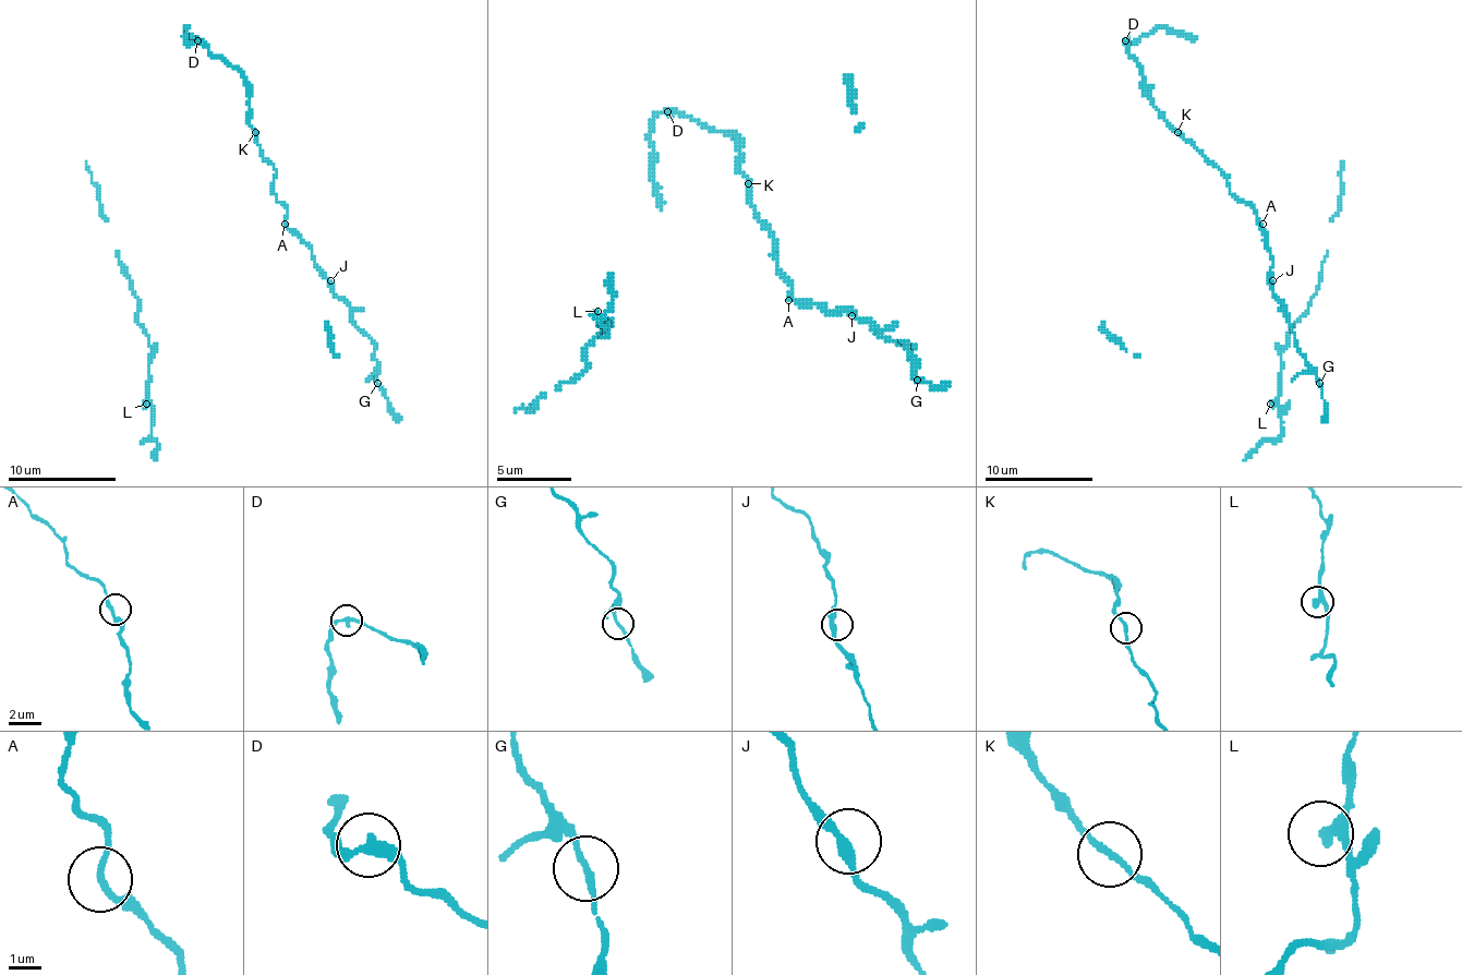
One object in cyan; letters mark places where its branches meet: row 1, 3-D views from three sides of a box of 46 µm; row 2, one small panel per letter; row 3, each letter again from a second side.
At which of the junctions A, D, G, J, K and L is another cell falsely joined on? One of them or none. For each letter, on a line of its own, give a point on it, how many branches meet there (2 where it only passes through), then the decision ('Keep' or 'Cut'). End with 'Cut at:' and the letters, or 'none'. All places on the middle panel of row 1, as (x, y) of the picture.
A: Place: (788, 300). Branches: 2. Keep
D: Place: (667, 111). Branches: 2. Keep
G: Place: (917, 380). Branches: 2. Keep
J: Place: (852, 315). Branches: 2. Keep
K: Place: (748, 183). Branches: 2. Keep
L: Place: (597, 311). Branches: 2. Keep
Cut at: none

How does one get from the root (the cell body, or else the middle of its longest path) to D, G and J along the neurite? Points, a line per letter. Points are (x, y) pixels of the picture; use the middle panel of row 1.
D: (788, 300), (792, 289), (773, 255), (777, 240), (739, 172), (739, 143), (668, 112)
G: (788, 300), (818, 303), (830, 315), (852, 311), (878, 334), (911, 348), (916, 378)
J: (788, 300), (818, 303), (830, 315), (837, 311), (852, 315)

